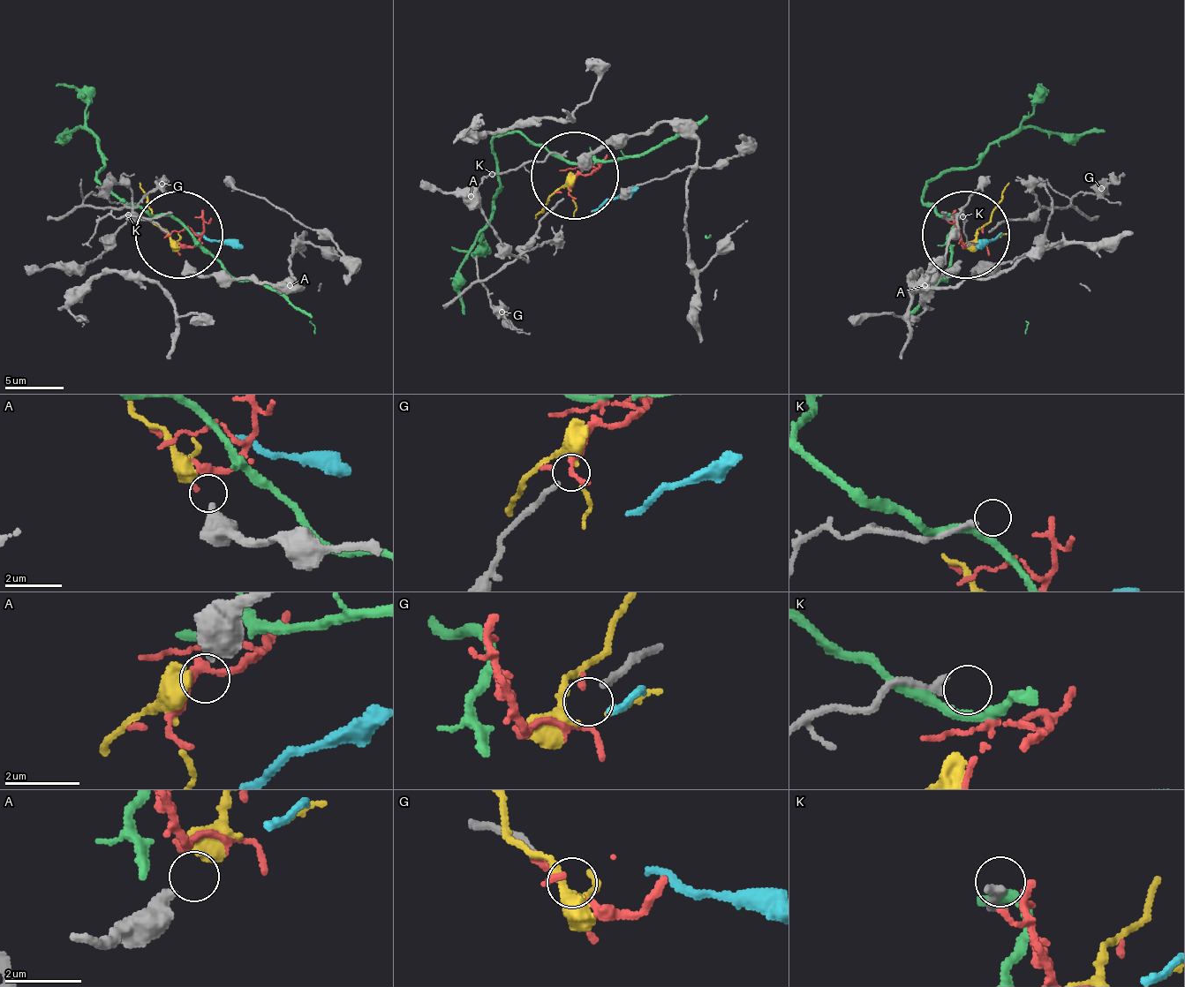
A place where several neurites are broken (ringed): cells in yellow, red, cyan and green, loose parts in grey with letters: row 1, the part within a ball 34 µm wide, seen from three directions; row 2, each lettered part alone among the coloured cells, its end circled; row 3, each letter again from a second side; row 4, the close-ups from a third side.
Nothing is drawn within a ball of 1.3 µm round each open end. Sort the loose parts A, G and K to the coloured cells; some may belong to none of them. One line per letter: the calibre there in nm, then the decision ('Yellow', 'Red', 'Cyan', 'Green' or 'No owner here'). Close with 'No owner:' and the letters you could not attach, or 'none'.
A: Thickness 440 nm. No owner here
G: Thickness 180 nm. No owner here
K: Thickness 200 nm. No owner here
No owner: A, G, K

